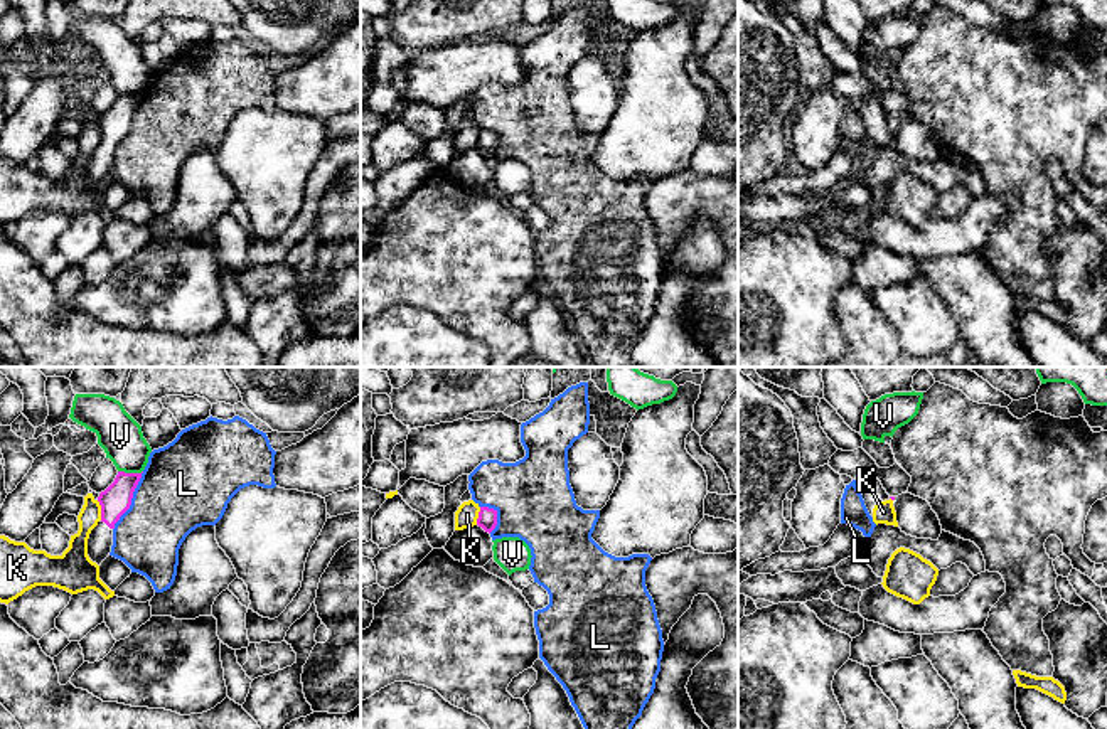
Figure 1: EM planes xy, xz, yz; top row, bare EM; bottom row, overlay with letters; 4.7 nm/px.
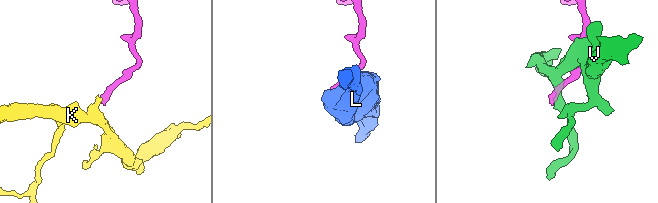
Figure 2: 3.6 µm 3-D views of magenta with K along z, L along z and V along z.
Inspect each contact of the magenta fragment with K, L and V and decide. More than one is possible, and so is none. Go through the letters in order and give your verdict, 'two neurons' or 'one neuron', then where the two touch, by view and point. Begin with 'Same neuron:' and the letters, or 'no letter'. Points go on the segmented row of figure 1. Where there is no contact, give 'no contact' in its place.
Same neuron: no letter
K: two neurons | xy (101, 510)
L: two neurons | xy (130, 500)
V: two neurons | xy (130, 473)

